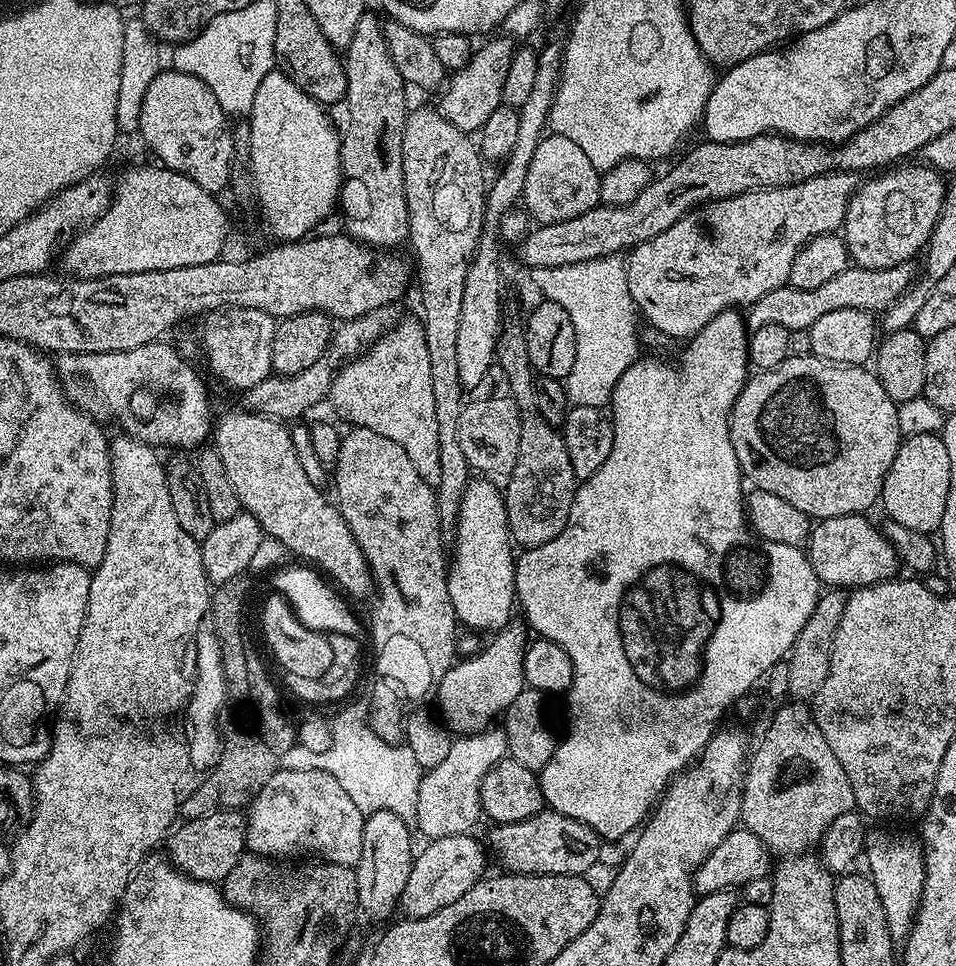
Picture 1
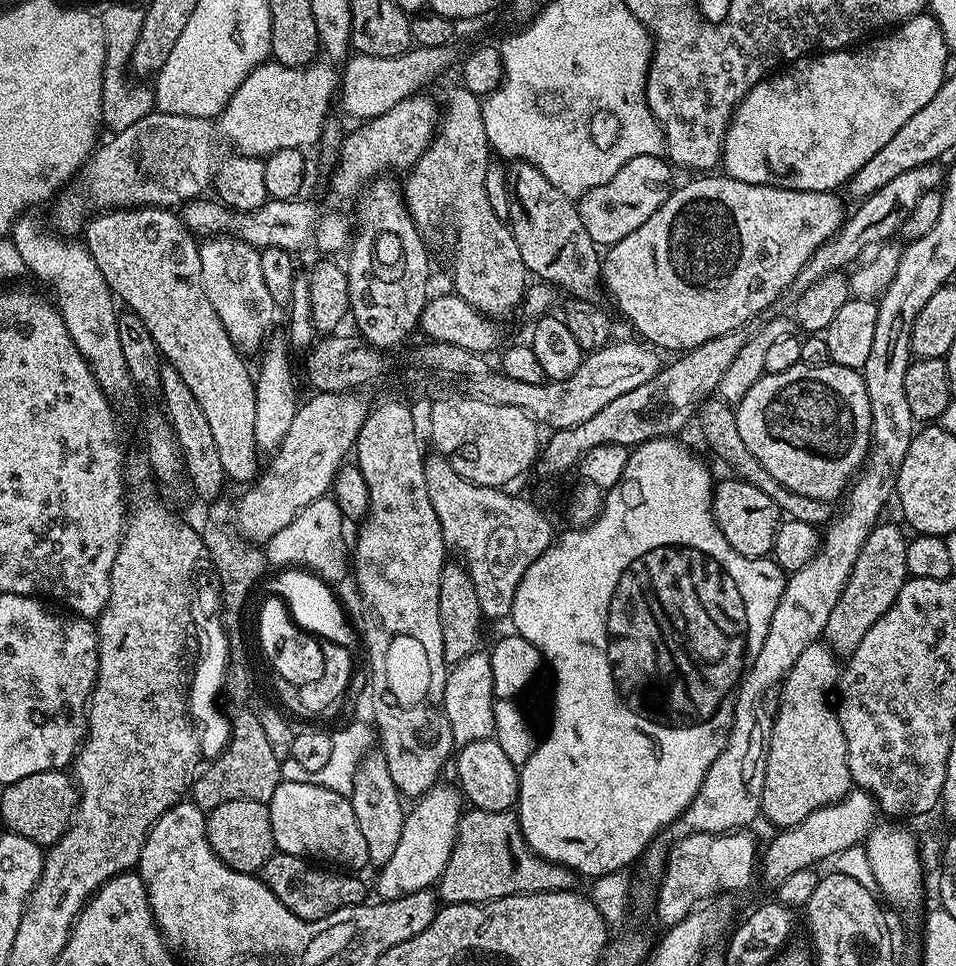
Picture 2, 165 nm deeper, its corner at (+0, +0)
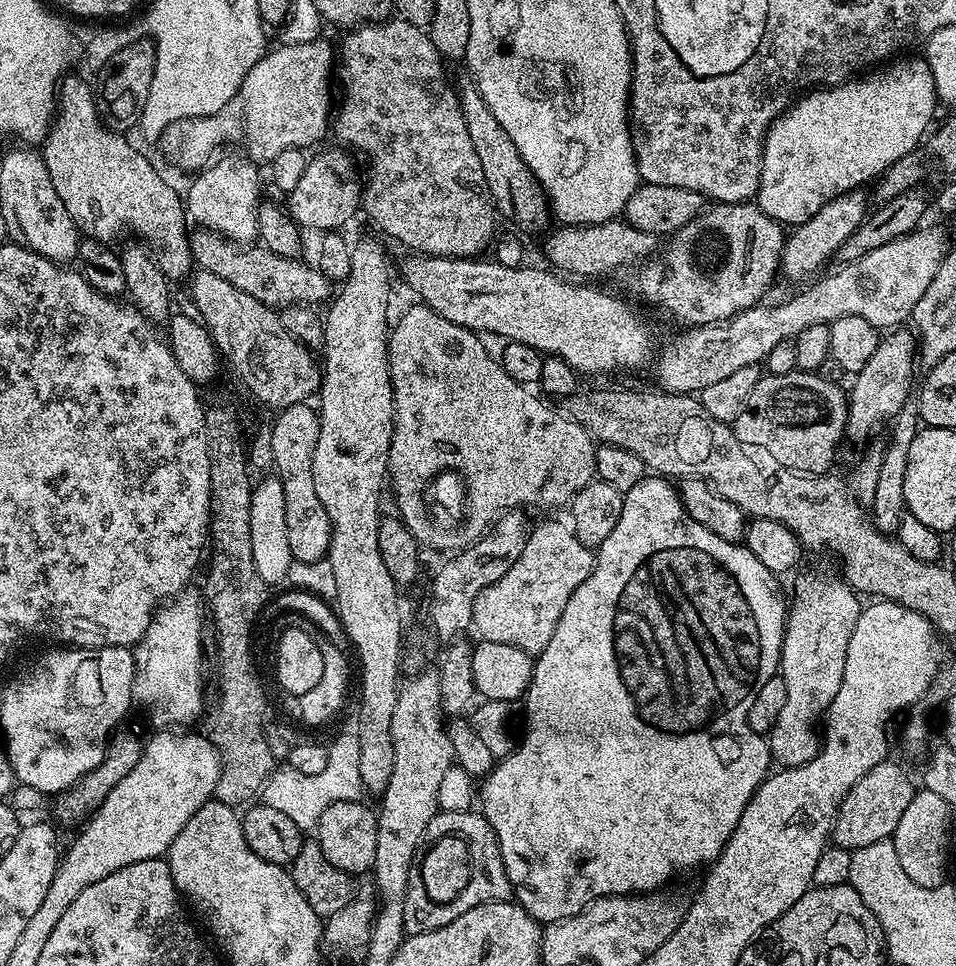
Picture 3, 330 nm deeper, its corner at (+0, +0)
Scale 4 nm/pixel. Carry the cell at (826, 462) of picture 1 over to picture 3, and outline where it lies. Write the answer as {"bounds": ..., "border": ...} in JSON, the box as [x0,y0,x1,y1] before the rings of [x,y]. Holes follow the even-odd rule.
{"bounds":[734,371,848,474],"border":[[[794,371],[781,376],[761,375],[742,414],[734,425],[743,444],[766,450],[779,464],[796,472],[824,474],[829,471],[836,447],[846,436],[848,397],[845,389],[816,376]]]}

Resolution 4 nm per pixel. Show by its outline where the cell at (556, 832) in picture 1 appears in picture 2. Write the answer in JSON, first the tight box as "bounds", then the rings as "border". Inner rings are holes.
{"bounds":[438,808,578,904],"border":[[[472,808],[460,817],[450,862],[446,862],[446,870],[438,881],[438,896],[444,904],[485,904],[498,898],[527,892],[567,892],[577,887],[576,880],[578,881],[577,873],[561,864],[552,864],[549,860],[543,860],[538,853],[533,852],[524,841],[515,811],[495,812]]]}

